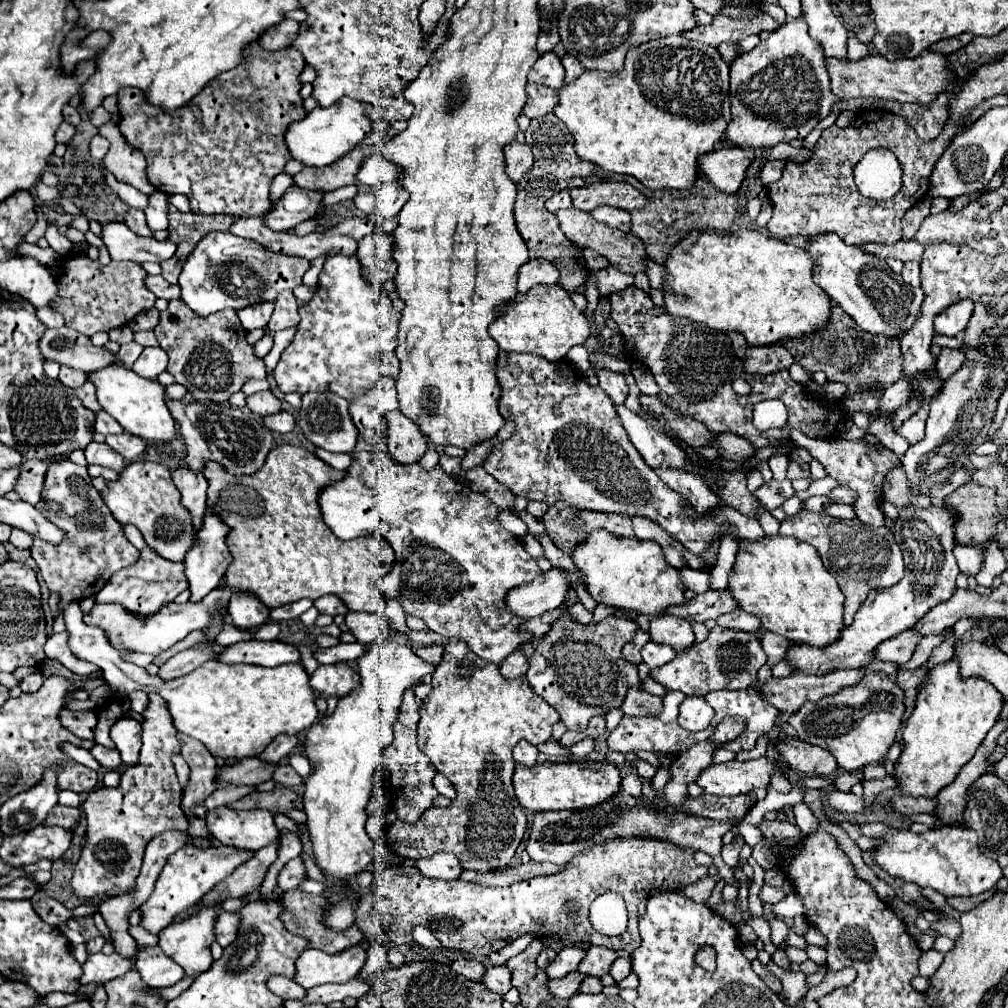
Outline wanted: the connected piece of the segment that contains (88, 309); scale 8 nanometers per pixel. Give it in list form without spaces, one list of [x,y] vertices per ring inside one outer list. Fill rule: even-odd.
[[[68,254],[68,260],[62,264],[64,274],[58,278],[58,302],[54,306],[66,320],[66,326],[92,336],[96,332],[108,332],[118,326],[130,324],[140,312],[150,310],[156,302],[156,296],[146,290],[144,278],[146,272],[140,264],[132,262],[110,262],[102,266],[100,262],[90,260],[82,254]]]

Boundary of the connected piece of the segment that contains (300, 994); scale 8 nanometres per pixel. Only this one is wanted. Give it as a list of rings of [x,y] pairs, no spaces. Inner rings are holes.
[[[278,974],[270,976],[268,982],[266,982],[266,986],[268,986],[270,992],[274,992],[276,996],[280,996],[282,1000],[304,998],[304,994],[306,994],[306,990],[300,984],[296,984],[292,978],[284,978],[284,976],[278,976]]]

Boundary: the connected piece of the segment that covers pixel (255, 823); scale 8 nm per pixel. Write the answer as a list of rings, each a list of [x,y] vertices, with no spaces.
[[[220,806],[212,812],[206,812],[206,826],[224,846],[248,852],[256,852],[278,840],[274,814],[264,810],[236,812]]]

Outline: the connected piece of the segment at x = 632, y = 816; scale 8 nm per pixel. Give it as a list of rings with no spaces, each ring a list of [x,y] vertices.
[[[620,790],[604,804],[590,806],[584,810],[562,810],[562,812],[536,812],[530,828],[530,838],[526,842],[526,852],[534,862],[552,862],[552,864],[568,864],[570,858],[588,850],[588,846],[598,846],[606,842],[606,838],[660,838],[668,840],[680,848],[702,850],[712,856],[712,864],[718,868],[718,876],[736,886],[736,878],[732,868],[722,860],[722,836],[734,828],[734,822],[716,822],[710,818],[696,818],[694,814],[674,812],[654,812],[638,802],[638,798]]]

